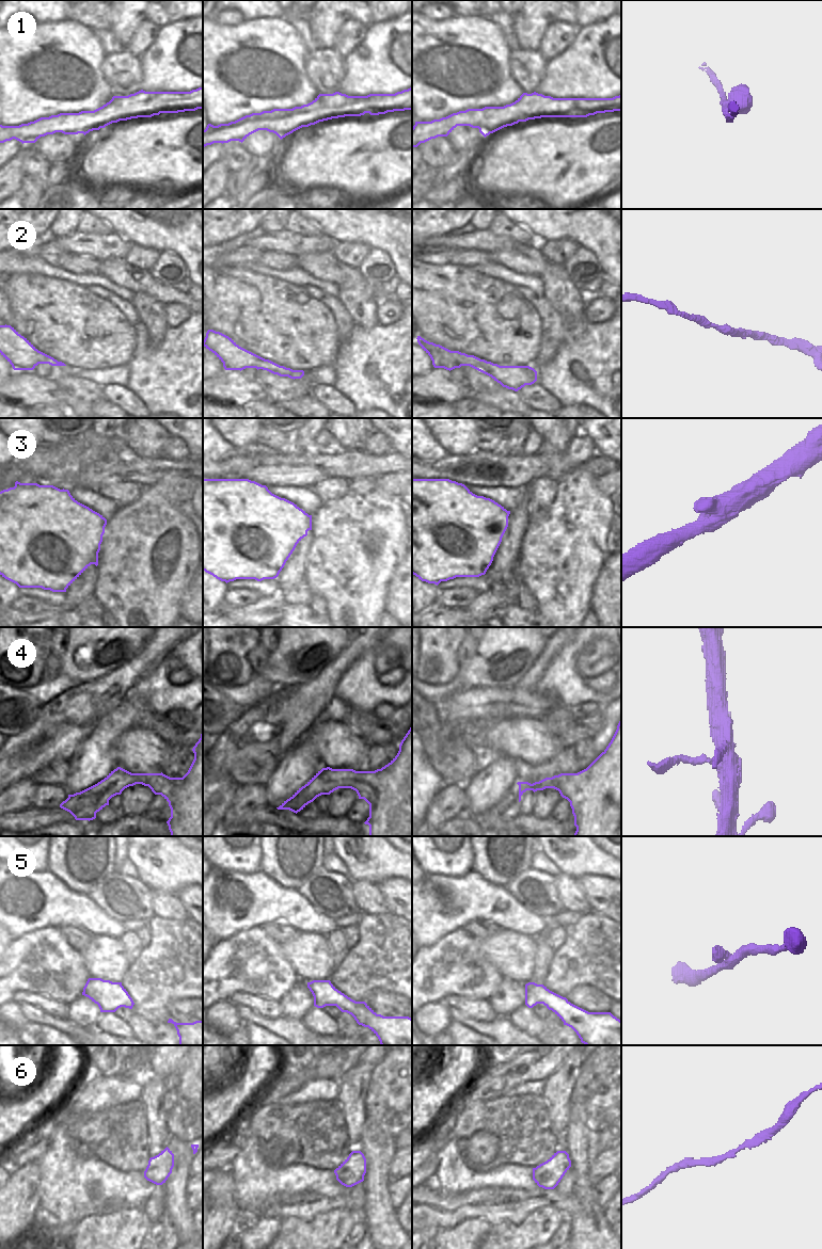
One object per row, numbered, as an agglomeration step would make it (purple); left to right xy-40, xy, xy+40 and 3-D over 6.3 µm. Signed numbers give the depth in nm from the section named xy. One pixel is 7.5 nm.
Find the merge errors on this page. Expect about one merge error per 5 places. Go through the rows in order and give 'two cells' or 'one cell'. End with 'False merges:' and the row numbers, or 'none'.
1: one cell
2: one cell
3: one cell
4: one cell
5: one cell
6: one cell
False merges: none

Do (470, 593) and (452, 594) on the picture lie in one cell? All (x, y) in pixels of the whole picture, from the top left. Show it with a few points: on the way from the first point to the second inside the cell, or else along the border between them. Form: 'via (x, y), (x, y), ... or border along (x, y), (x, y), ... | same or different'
via (465, 594), (456, 594) | same

